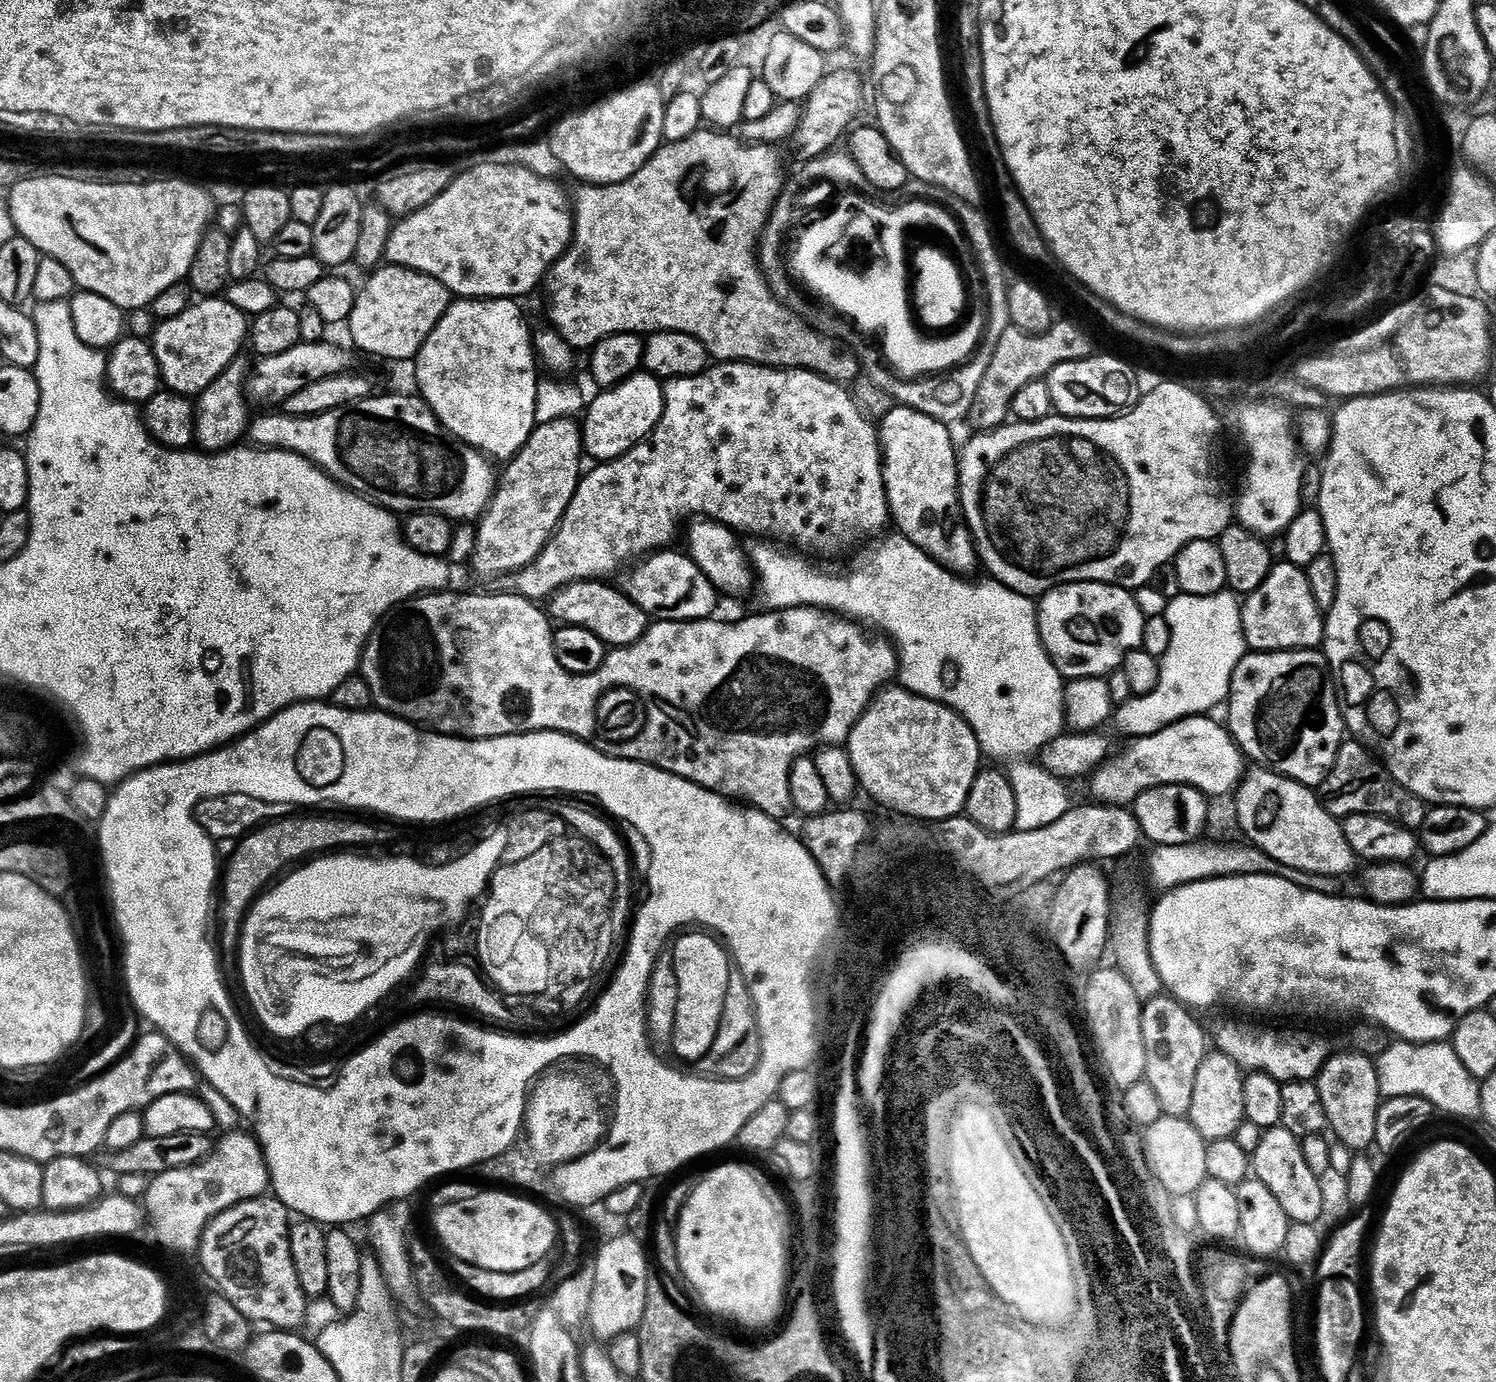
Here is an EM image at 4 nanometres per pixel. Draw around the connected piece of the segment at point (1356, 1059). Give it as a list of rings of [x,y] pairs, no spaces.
[[[1355,1050],[1347,1051],[1337,1051],[1329,1056],[1314,1083],[1322,1100],[1322,1110],[1326,1110],[1330,1132],[1333,1132],[1346,1147],[1353,1148],[1353,1153],[1364,1154],[1369,1151],[1368,1147],[1371,1149],[1376,1143],[1376,1119],[1382,1103],[1380,1079],[1376,1073],[1376,1066],[1371,1055]]]

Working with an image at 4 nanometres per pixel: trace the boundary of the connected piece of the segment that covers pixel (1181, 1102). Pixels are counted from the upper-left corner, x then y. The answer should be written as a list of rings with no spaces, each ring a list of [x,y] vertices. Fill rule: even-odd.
[[[1168,994],[1151,997],[1144,1004],[1142,1014],[1142,1046],[1146,1054],[1146,1066],[1144,1067],[1144,1080],[1158,1097],[1165,1116],[1187,1117],[1190,1105],[1194,1102],[1194,1081],[1198,1078],[1198,1066],[1202,1066],[1204,1057],[1210,1051],[1210,1040],[1204,1037],[1204,1030],[1199,1022],[1192,1016],[1185,1005]]]

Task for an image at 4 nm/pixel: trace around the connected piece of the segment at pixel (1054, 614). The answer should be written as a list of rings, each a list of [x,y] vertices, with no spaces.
[[[1081,580],[1075,584],[1058,584],[1039,597],[1036,621],[1048,657],[1065,681],[1070,681],[1091,676],[1104,678],[1123,669],[1128,651],[1131,648],[1139,649],[1142,645],[1146,617],[1129,589],[1118,584],[1093,584],[1091,580]]]

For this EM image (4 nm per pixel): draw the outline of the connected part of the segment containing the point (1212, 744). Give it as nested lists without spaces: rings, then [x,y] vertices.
[[[1208,714],[1188,716],[1158,734],[1135,737],[1129,748],[1117,751],[1095,770],[1095,799],[1128,806],[1146,790],[1163,784],[1189,784],[1209,798],[1231,797],[1246,775],[1246,757],[1227,727],[1212,718]]]

